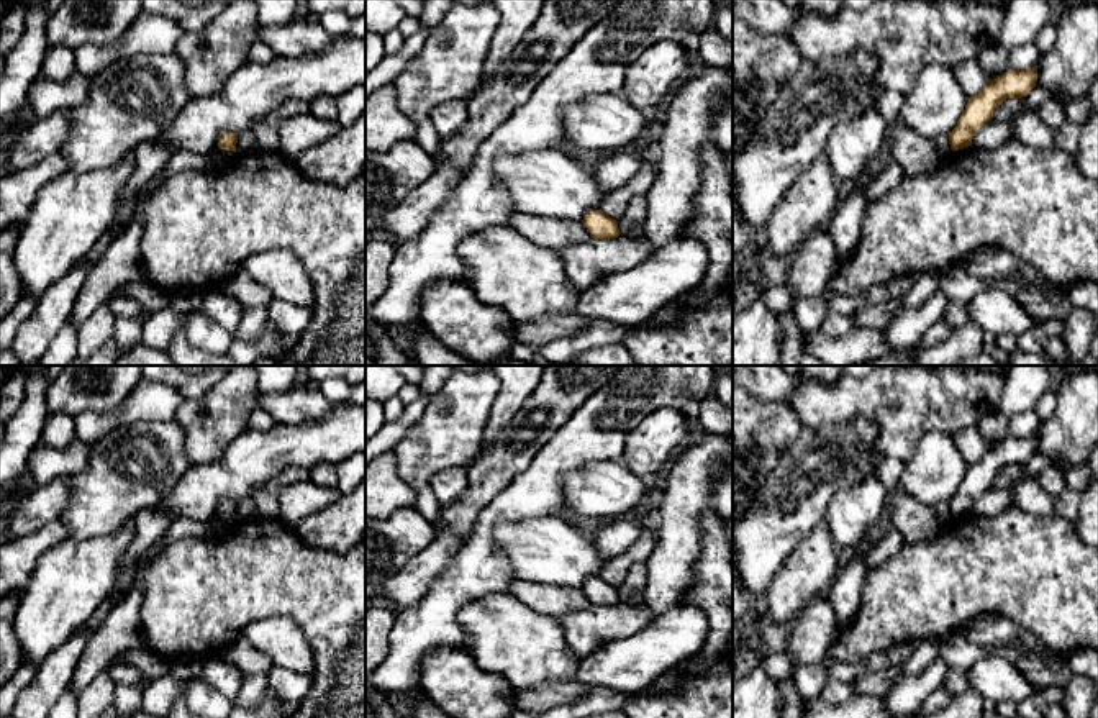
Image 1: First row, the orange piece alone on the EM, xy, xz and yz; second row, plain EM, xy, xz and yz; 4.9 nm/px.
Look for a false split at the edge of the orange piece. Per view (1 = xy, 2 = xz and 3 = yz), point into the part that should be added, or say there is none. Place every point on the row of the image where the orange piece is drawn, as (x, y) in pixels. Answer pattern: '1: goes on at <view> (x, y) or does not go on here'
1: does not go on here
2: does not go on here
3: does not go on here

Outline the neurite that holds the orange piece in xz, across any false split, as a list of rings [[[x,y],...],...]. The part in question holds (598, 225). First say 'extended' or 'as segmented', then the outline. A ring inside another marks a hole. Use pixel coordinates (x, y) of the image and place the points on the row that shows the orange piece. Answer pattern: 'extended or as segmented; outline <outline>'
as segmented; outline [[[601,210],[588,211],[583,216],[582,223],[587,228],[587,231],[590,233],[590,238],[613,239],[621,234],[619,228],[618,228],[618,221],[606,216]]]

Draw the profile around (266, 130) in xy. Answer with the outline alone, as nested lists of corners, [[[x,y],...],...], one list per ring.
[[[285,100],[277,110],[264,118],[259,118],[251,131],[254,133],[259,148],[265,151],[279,151],[280,148],[280,125],[284,120],[310,113],[310,103],[305,100]]]

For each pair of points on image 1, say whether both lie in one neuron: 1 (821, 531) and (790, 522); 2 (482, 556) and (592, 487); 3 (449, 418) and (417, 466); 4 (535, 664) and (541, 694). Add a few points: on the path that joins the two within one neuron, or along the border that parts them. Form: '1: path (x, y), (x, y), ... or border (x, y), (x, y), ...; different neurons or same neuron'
1: border (825, 520), (789, 556); different neurons
2: border (580, 468), (566, 476), (564, 508); different neurons
3: path (446, 430), (421, 454); same neuron
4: border (574, 679), (515, 689); different neurons

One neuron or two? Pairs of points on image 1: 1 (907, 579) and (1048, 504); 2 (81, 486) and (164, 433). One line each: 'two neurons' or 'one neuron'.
1: two neurons
2: one neuron

